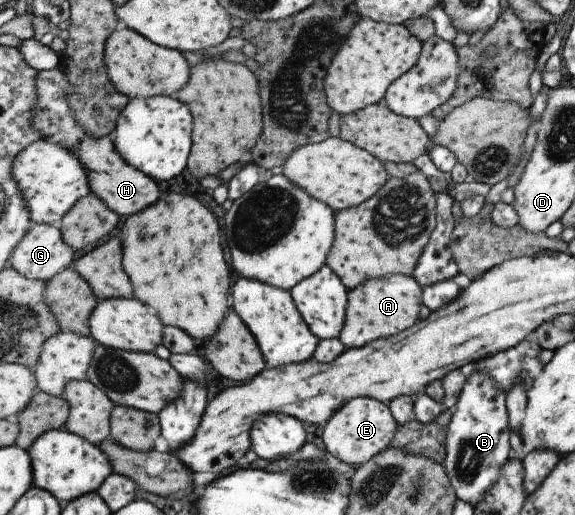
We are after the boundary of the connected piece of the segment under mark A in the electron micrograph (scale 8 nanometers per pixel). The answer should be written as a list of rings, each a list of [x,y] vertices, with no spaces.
[[[390,274],[381,278],[367,279],[359,286],[347,290],[345,314],[338,341],[344,348],[357,348],[372,339],[388,337],[410,327],[418,321],[422,288],[410,275]]]

